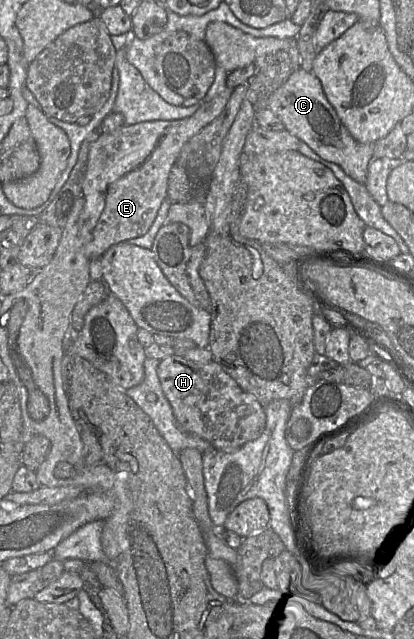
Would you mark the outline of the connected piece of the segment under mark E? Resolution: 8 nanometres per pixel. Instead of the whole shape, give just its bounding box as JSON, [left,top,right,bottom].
[78,87,232,260]

